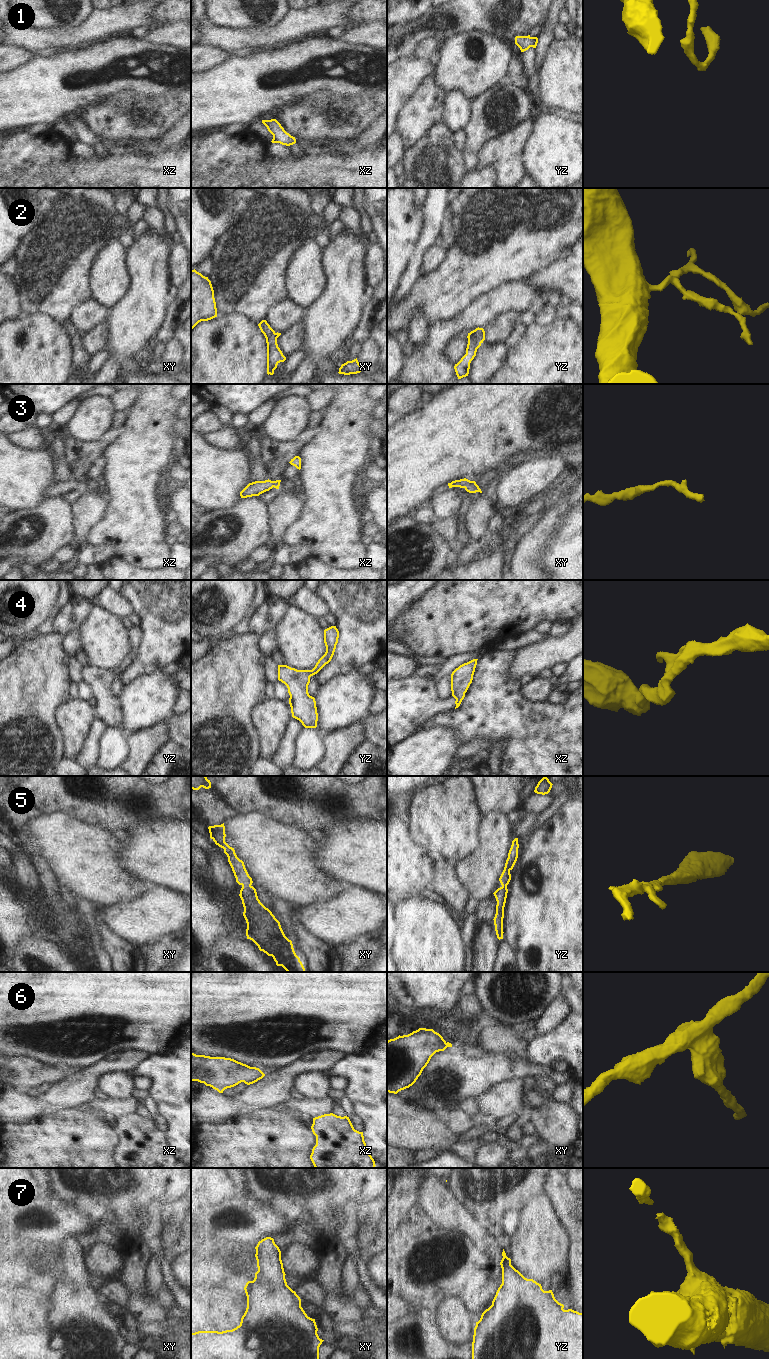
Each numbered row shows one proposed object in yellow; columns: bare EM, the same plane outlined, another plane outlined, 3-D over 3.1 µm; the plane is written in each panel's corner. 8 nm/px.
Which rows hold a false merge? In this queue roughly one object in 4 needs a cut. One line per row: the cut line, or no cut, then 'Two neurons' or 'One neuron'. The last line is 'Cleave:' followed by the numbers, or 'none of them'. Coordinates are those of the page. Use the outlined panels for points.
1: No split. One neuron
2: Split along yz (468, 334), (480, 343). Two neurons
3: No split. One neuron
4: No split. One neuron
5: No split. One neuron
6: No split. One neuron
7: No split. One neuron
Cleave: 2.

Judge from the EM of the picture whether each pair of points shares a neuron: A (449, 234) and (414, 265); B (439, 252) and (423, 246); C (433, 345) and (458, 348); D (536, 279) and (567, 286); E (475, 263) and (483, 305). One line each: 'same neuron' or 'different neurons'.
A: different neurons
B: different neurons
C: different neurons
D: same neuron
E: different neurons

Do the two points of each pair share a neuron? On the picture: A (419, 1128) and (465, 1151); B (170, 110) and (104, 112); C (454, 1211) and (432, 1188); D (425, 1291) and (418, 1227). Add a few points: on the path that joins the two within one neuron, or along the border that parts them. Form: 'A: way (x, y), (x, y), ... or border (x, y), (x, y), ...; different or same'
A: border (467, 1137), (460, 1140), (452, 1150); different
B: way (154, 109), (133, 100), (120, 112); same
C: way (448, 1205), (437, 1194); same
D: way (409, 1280), (405, 1275), (405, 1257), (413, 1244); same

